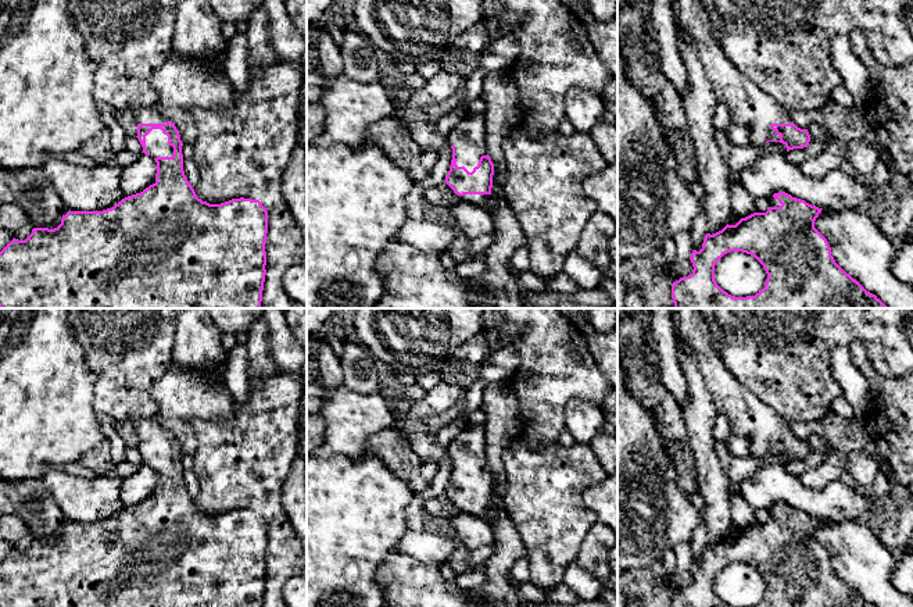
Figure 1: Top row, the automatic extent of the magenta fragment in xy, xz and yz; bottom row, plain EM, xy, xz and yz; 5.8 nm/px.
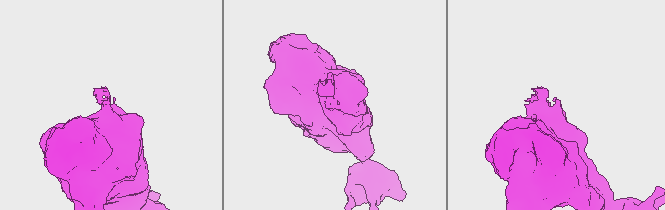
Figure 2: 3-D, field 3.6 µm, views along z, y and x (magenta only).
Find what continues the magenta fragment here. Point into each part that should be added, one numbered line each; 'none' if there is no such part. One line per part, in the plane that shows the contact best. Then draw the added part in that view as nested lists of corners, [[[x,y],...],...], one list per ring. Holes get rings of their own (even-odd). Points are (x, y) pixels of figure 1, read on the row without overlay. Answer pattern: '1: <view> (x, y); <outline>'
1: xy (157, 456); [[[153,440],[146,447],[146,463],[151,469],[173,467],[173,458],[168,456],[168,447],[161,440]]]

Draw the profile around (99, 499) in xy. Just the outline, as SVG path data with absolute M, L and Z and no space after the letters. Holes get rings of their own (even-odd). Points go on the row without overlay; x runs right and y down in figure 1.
M44 467L40 479L71 522L103 522L125 510L119 476L86 479L67 474L62 467Z

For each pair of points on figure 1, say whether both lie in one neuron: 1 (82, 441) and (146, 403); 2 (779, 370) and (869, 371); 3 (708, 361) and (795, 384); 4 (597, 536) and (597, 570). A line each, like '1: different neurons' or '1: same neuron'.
1: different neurons
2: different neurons
3: different neurons
4: same neuron

